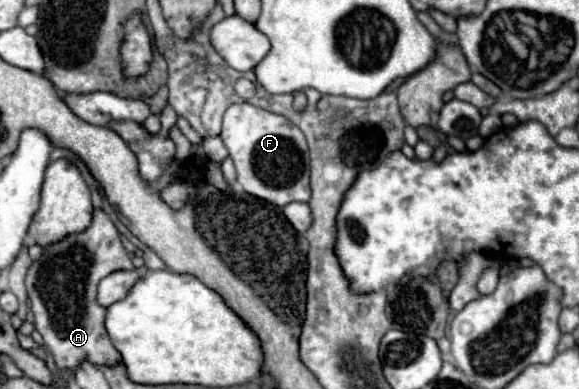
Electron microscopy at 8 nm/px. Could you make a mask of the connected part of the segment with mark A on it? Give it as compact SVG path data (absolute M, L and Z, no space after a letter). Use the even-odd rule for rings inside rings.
M103 210L93 214L93 222L85 232L45 246L41 260L31 264L27 294L35 314L35 330L43 336L45 348L53 354L57 368L73 370L83 362L95 366L121 364L121 354L107 338L103 326L107 308L97 304L97 284L111 272L131 268L131 254L125 250L117 226Z

